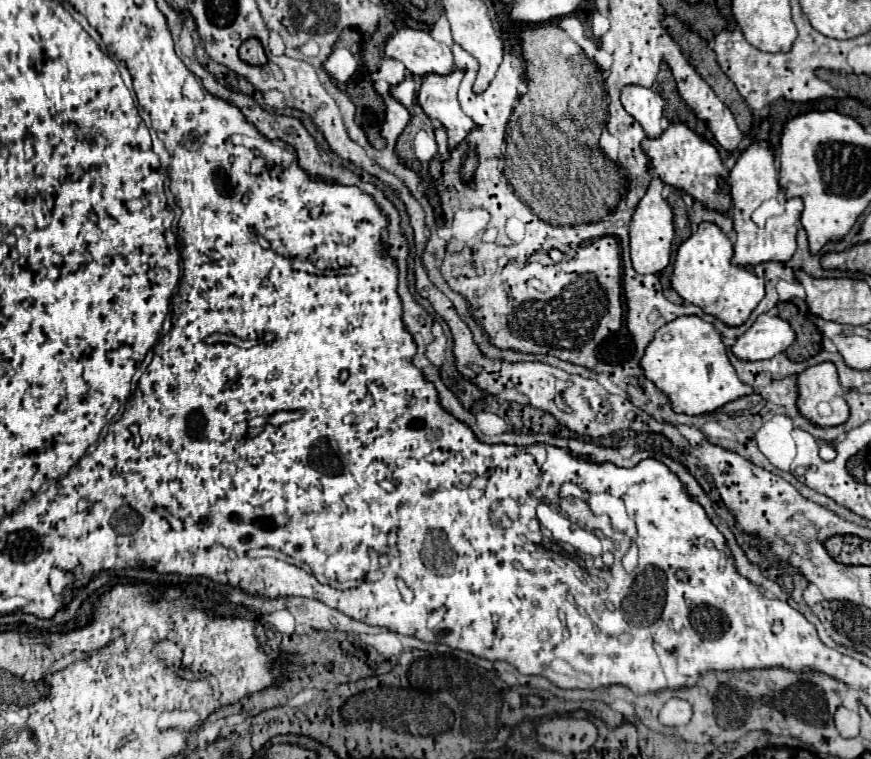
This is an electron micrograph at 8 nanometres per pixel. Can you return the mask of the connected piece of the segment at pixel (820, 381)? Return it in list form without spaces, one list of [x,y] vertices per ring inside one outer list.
[[[832,362],[810,366],[798,374],[796,406],[814,426],[838,426],[848,420],[850,412],[844,400],[844,390]]]

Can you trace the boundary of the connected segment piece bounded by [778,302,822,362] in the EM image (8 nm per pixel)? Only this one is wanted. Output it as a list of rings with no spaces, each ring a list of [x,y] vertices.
[[[780,302],[778,304],[778,316],[782,320],[786,320],[792,326],[792,330],[796,332],[794,346],[790,346],[790,350],[786,350],[786,354],[792,362],[808,360],[822,350],[822,336],[820,336],[818,328],[794,304]]]

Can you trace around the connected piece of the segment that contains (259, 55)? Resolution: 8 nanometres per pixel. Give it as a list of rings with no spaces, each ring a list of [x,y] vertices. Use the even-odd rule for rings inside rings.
[[[246,40],[242,46],[240,46],[240,60],[250,64],[250,66],[264,66],[268,64],[268,58],[264,54],[264,48],[258,40]]]

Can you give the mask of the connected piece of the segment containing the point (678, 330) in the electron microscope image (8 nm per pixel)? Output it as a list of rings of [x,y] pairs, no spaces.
[[[682,316],[662,326],[662,330],[654,334],[654,340],[646,348],[640,366],[646,380],[654,382],[656,388],[670,398],[676,414],[708,414],[732,400],[752,394],[750,386],[738,380],[736,370],[728,362],[720,334],[710,322],[704,322],[698,316]]]

